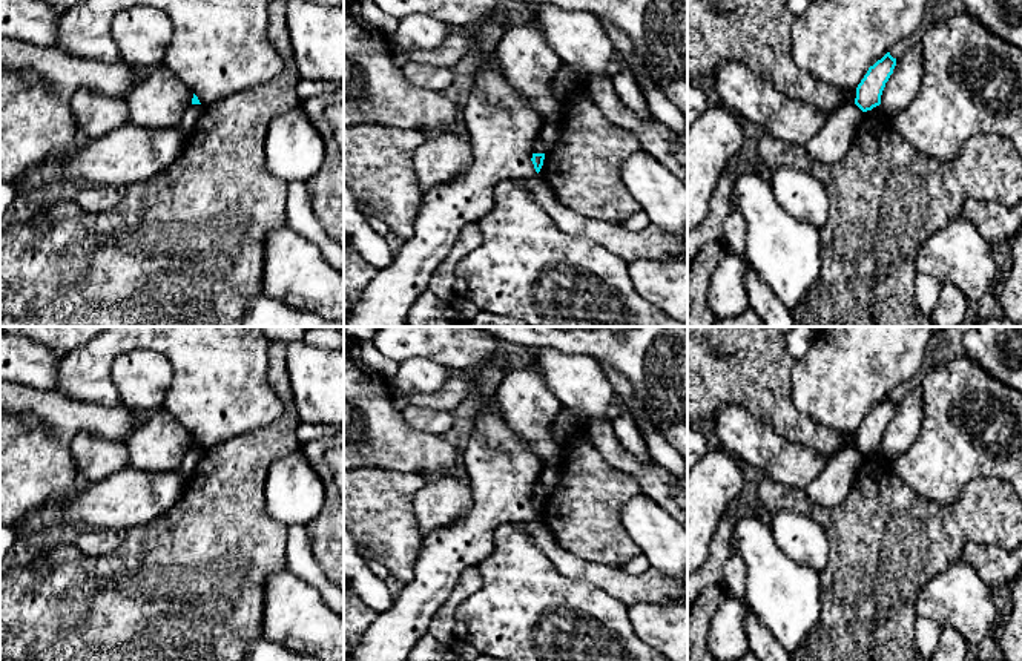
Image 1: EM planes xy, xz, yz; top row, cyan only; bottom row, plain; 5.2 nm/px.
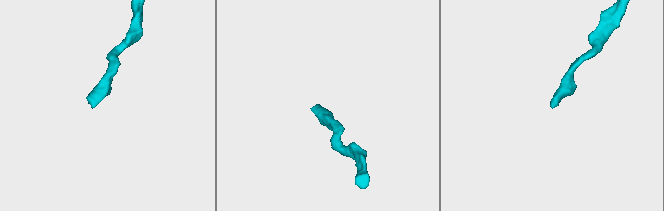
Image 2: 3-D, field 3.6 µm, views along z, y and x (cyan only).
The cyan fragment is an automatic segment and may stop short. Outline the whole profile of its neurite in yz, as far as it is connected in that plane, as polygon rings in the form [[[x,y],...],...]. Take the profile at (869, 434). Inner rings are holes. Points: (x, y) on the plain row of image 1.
[[[887,396],[881,403],[869,411],[867,417],[856,431],[855,448],[862,454],[872,454],[881,448],[881,439],[888,425],[893,413],[896,409],[896,402]]]

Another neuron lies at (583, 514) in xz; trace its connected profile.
[[[583,416],[580,419],[583,425],[560,448],[557,465],[562,471],[562,483],[552,494],[546,494],[537,520],[549,528],[560,548],[586,561],[620,569],[641,554],[641,549],[621,525],[623,506],[641,494],[641,488],[634,477],[611,466],[600,455],[588,437],[586,426],[591,420]]]

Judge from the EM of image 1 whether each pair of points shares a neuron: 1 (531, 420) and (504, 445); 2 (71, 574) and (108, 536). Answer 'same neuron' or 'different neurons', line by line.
1: different neurons
2: different neurons

